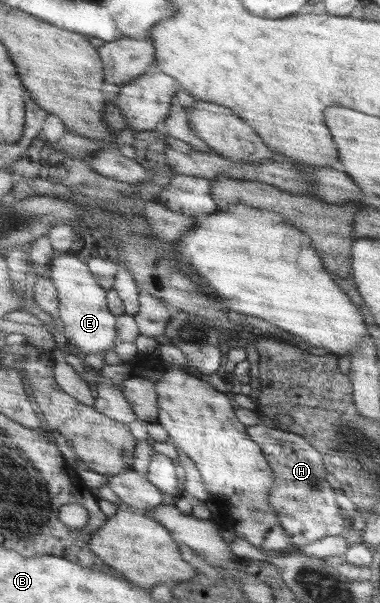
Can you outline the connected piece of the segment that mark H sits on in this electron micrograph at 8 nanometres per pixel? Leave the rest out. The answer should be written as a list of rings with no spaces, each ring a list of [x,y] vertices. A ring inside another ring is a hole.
[[[266,421],[247,426],[246,433],[262,450],[271,472],[274,473],[274,485],[270,489],[268,501],[276,509],[278,521],[288,533],[292,545],[304,547],[322,537],[340,535],[348,519],[336,502],[332,483],[326,481],[328,475],[317,449],[302,436],[276,429]]]

